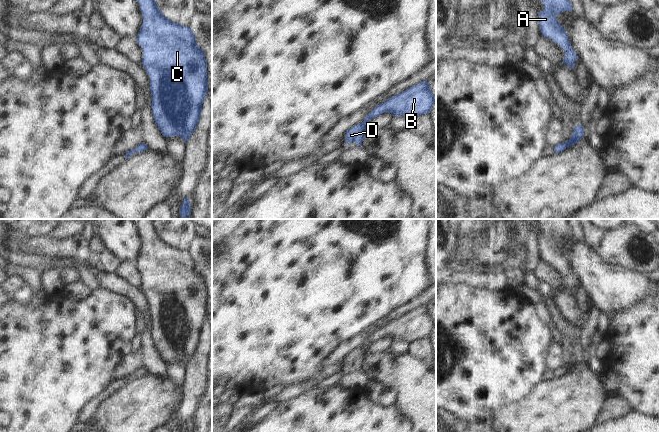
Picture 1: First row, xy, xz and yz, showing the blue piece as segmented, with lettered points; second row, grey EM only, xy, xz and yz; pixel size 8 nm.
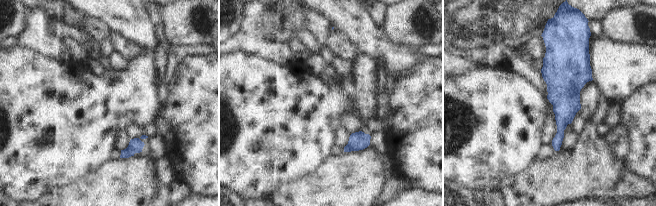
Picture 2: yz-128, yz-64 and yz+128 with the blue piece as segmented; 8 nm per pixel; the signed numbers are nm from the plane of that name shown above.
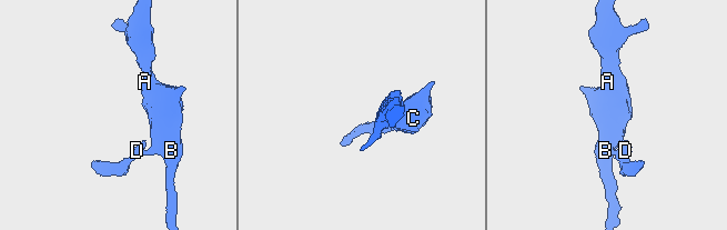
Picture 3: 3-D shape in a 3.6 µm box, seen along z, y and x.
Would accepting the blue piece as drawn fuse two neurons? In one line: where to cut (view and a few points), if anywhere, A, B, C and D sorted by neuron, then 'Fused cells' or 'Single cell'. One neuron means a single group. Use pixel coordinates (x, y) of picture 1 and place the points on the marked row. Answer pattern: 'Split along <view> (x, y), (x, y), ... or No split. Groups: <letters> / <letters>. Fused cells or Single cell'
No split. Groups: A B C D. Single cell

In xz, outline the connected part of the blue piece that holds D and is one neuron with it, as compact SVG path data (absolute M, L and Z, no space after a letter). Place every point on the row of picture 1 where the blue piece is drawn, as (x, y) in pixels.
M427 80L412 86L400 94L396 94L377 105L365 118L362 123L353 126L346 132L346 145L355 142L357 146L362 146L367 123L385 112L390 112L392 116L406 116L410 119L431 112L436 98L430 89Z

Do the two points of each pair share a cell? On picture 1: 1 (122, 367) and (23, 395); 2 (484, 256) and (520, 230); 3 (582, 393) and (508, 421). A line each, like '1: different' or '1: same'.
1: different
2: same
3: same

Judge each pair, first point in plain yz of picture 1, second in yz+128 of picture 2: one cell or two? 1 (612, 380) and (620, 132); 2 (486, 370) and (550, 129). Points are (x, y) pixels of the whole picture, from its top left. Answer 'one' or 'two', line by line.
1: one
2: two

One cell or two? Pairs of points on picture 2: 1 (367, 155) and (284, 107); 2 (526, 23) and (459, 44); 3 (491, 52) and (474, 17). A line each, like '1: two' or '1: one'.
1: two
2: one
3: one

